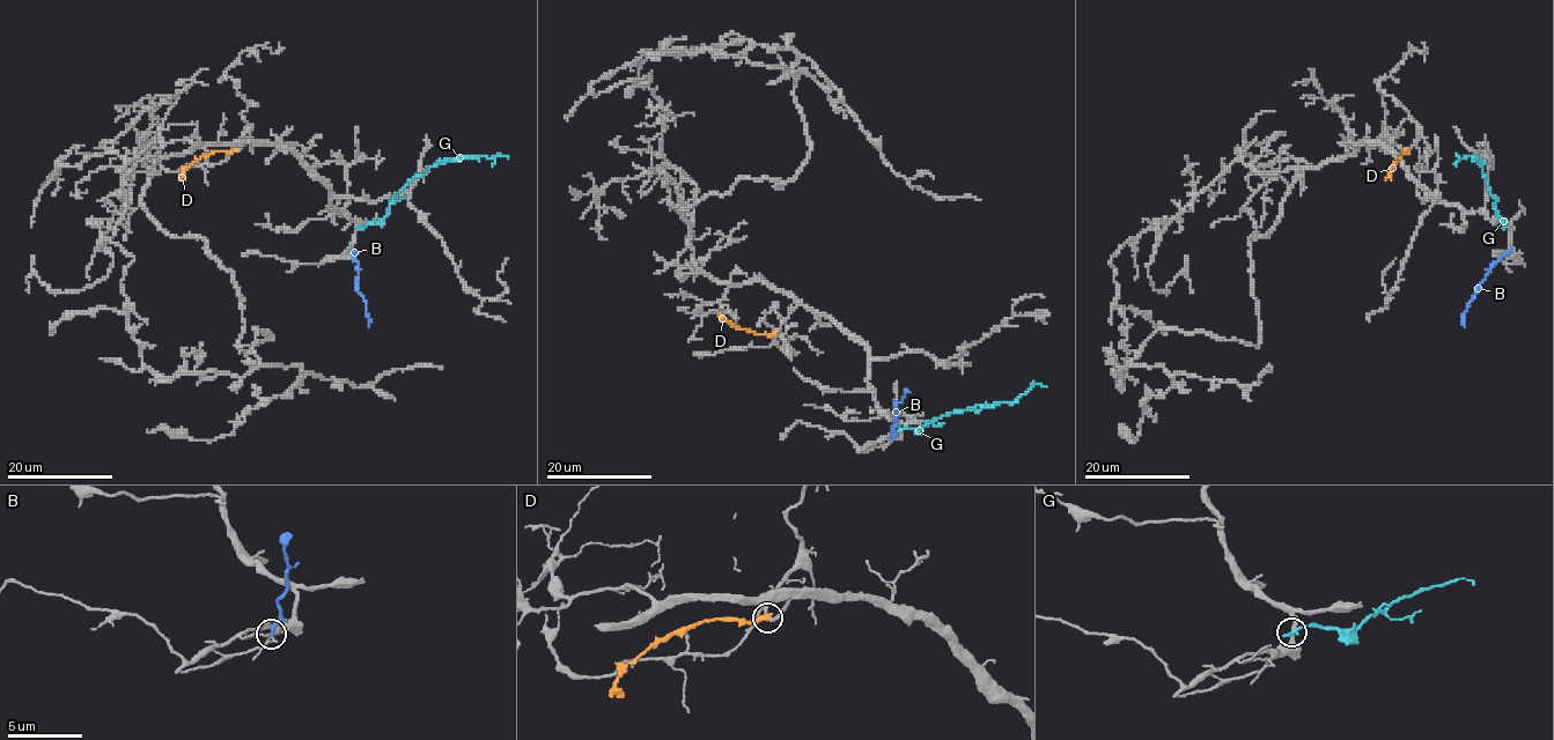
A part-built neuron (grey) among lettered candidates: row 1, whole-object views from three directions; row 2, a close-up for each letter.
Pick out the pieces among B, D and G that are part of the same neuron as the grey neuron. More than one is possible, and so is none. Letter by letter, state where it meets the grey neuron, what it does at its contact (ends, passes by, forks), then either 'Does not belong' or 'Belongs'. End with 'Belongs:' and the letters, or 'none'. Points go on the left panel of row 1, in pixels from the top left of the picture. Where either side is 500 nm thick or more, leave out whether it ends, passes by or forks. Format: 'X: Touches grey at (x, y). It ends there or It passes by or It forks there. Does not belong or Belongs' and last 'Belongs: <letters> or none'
B: Touches grey at (352, 250). It ends there. Belongs
D: Touches grey at (235, 150). It ends there. Does not belong
G: Touches grey at (360, 226). It ends there. Does not belong
Belongs: B

